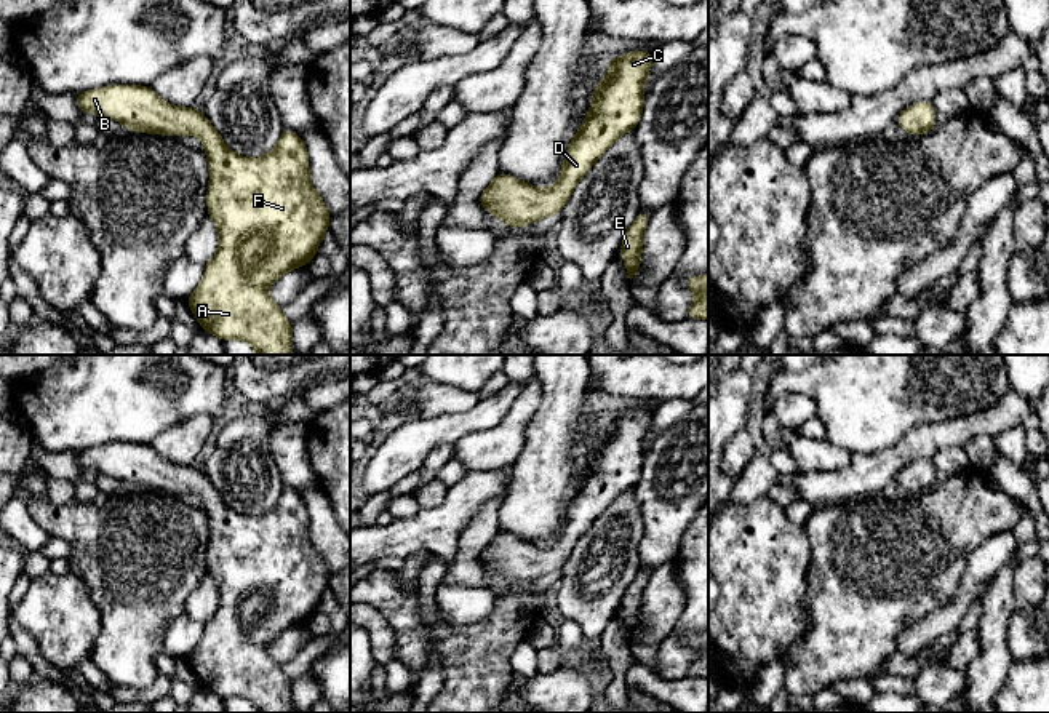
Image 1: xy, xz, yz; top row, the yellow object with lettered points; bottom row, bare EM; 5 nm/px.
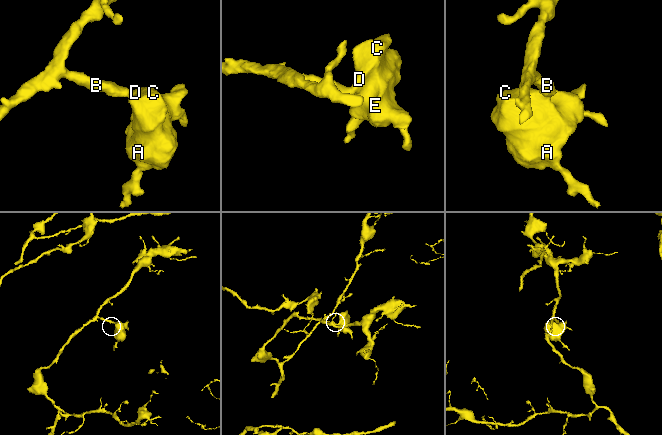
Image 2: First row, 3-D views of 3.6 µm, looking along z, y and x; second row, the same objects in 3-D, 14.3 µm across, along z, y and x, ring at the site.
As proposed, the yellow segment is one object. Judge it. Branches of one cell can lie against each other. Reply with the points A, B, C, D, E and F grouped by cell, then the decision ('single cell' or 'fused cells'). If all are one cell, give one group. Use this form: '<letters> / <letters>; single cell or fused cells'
A B C D E F; single cell

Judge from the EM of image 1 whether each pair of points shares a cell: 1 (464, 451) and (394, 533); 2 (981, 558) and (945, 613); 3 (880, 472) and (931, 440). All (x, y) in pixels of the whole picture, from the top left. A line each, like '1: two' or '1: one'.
1: two
2: one
3: one

